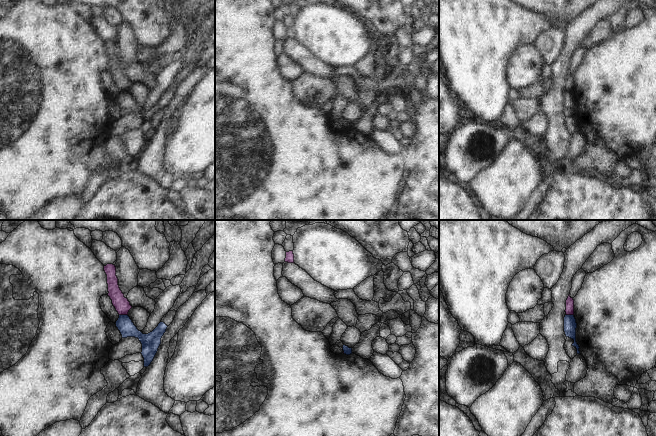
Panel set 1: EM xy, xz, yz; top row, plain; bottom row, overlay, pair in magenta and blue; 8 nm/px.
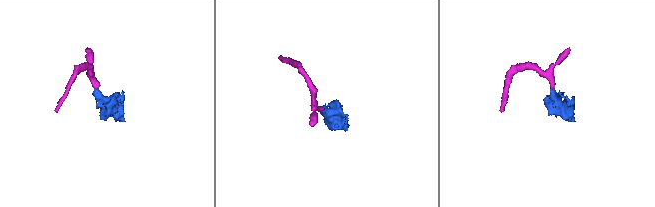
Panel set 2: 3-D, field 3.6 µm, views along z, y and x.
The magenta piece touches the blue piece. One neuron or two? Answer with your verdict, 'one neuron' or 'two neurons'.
two neurons

